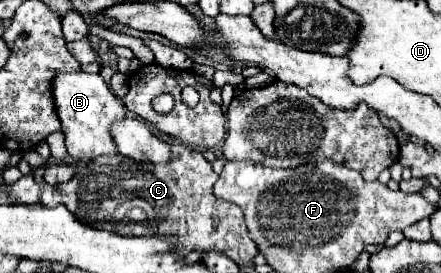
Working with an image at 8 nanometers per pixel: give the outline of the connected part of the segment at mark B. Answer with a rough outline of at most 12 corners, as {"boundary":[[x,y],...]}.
{"boundary":[[55,73],[51,93],[75,161],[117,153],[125,117],[101,75]]}

